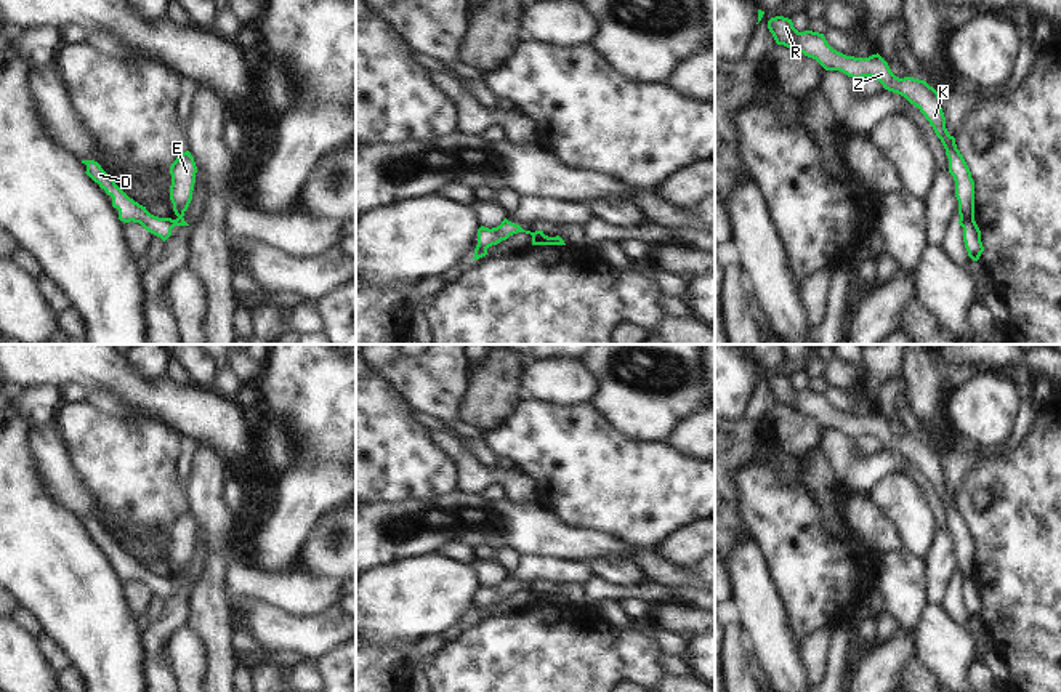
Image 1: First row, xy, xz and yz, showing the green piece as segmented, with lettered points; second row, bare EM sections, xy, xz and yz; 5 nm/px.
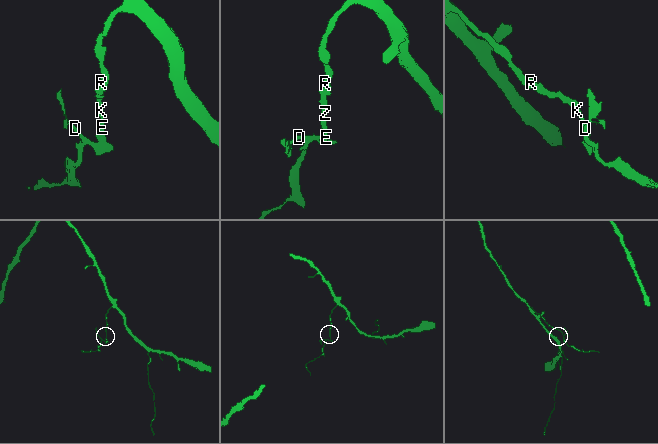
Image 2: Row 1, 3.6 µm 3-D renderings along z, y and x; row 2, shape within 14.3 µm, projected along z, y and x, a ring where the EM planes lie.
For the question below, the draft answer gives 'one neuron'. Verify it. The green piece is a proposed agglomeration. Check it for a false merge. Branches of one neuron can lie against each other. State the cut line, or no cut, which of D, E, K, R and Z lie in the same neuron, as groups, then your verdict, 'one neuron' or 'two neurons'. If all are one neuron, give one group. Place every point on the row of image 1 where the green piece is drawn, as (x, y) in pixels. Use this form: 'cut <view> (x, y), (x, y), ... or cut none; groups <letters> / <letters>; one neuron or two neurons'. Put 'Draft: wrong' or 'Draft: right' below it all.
cut yz (960, 217), (973, 221); groups D / E K R Z; two neurons
Draft: wrong

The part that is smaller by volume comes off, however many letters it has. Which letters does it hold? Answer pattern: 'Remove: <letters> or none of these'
Remove: D

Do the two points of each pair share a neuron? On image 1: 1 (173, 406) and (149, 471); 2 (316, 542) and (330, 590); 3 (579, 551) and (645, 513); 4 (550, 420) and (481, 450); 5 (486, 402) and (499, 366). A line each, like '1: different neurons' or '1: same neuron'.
1: different neurons
2: different neurons
3: different neurons
4: different neurons
5: same neuron

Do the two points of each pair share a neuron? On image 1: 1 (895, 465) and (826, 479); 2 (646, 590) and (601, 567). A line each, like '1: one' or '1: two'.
1: two
2: two

